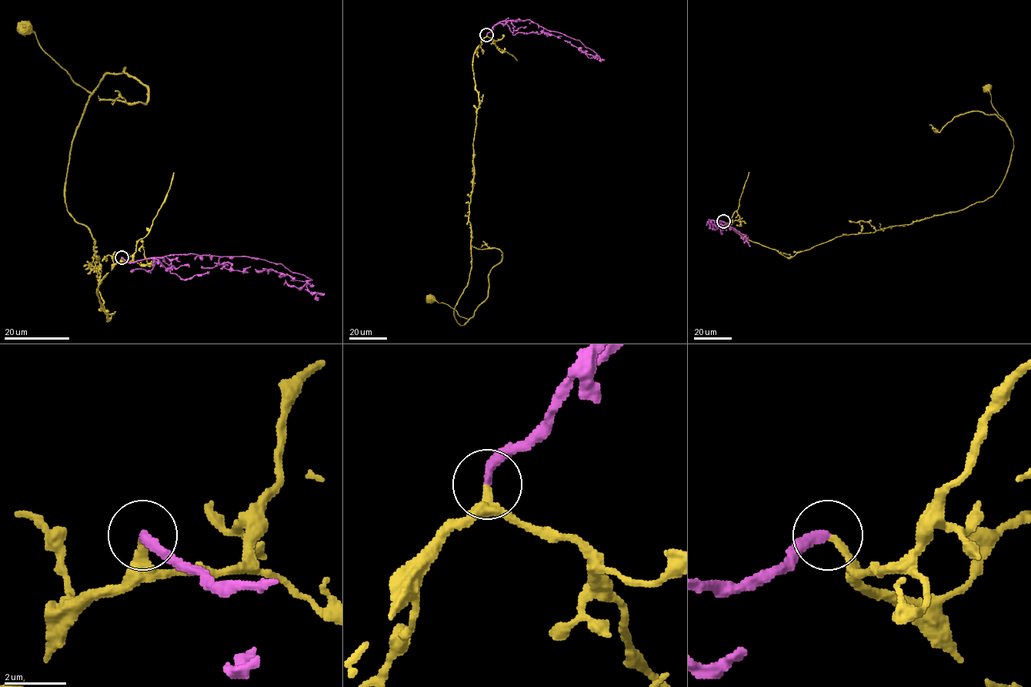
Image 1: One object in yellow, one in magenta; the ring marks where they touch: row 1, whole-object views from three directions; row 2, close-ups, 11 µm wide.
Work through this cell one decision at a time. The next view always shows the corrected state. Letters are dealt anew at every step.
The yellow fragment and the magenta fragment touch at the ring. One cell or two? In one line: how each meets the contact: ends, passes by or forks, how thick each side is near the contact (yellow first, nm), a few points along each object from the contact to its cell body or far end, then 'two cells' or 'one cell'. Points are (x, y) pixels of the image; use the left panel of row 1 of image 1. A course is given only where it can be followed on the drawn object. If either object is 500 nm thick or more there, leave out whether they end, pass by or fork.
yellow ends; magenta ends; calibres 280 and 320 nm; course yellow (121, 257), (98, 287), (108, 320), (91, 263), (95, 242), (67, 209), (65, 192), (91, 94), (24, 28); course magenta (121, 257), (136, 262), (171, 255), (248, 256), (279, 263), (310, 279), (292, 279), (279, 272), (255, 269); one cell

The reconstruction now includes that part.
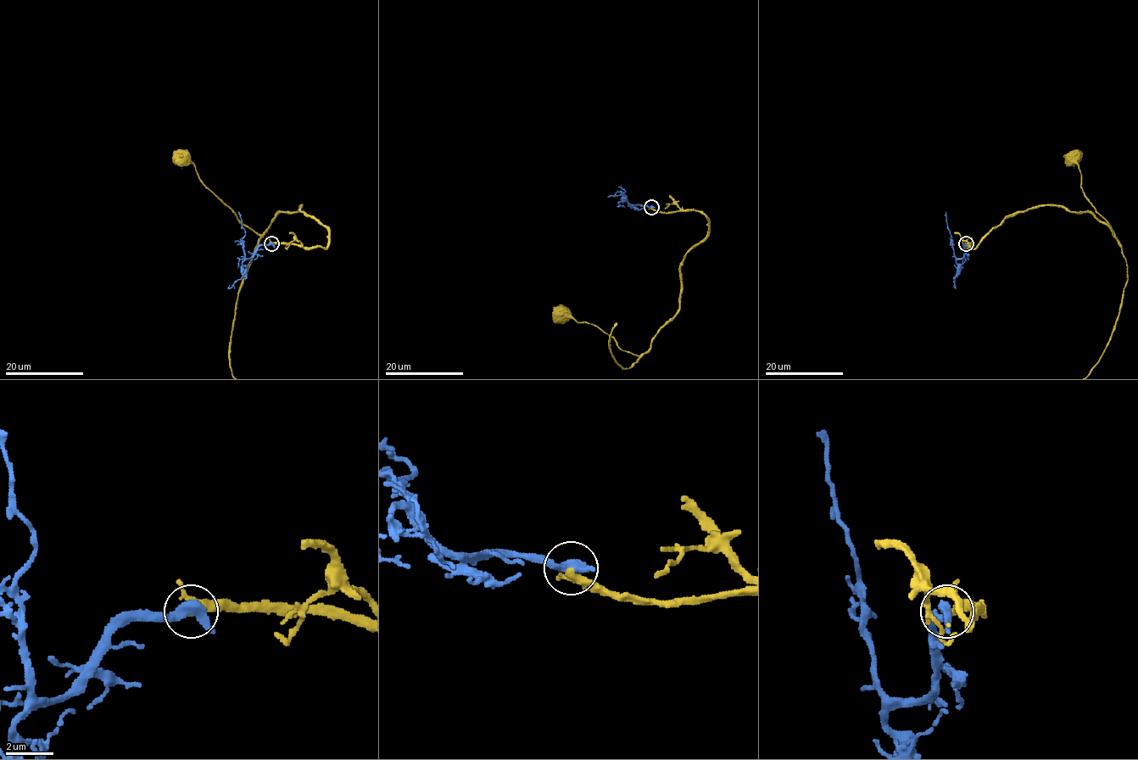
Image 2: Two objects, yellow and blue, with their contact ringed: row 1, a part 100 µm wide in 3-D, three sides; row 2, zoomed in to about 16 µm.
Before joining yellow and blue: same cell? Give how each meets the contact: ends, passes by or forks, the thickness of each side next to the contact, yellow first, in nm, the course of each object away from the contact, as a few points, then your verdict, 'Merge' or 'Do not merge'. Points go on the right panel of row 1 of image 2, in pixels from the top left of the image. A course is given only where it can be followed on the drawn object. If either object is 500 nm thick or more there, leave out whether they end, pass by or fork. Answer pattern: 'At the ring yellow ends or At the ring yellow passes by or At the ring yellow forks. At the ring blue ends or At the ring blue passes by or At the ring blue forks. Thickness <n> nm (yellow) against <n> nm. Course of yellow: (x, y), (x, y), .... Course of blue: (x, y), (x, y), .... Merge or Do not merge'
Thickness 280 nm (yellow) against 550 nm. Course of yellow: (966, 243), (976, 247), (1012, 214), (1063, 205), (1090, 212), (1113, 235), (1085, 197), (1075, 159). Course of blue: (966, 243), (963, 256), (956, 257), (945, 211). Merge

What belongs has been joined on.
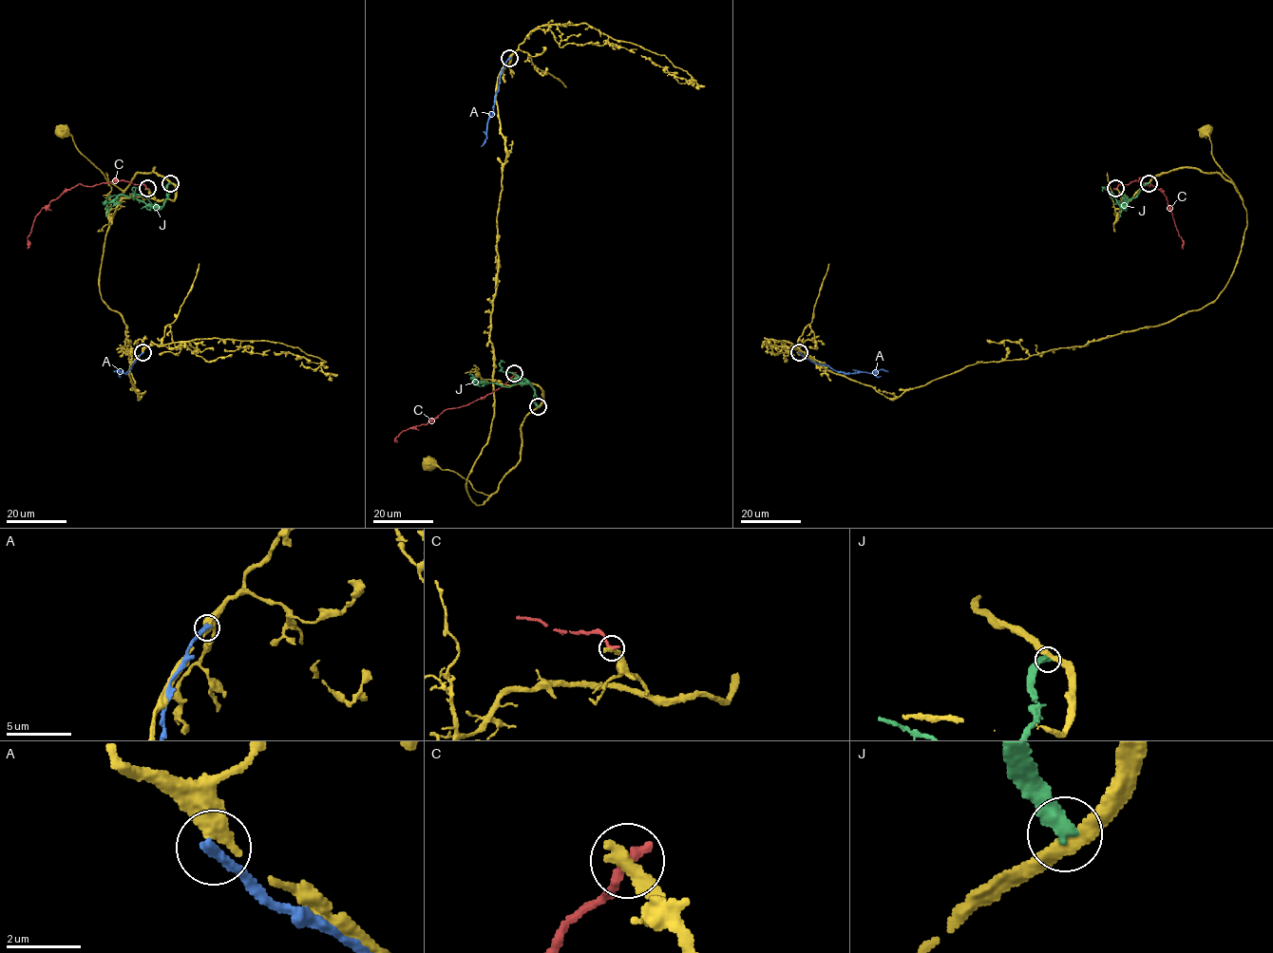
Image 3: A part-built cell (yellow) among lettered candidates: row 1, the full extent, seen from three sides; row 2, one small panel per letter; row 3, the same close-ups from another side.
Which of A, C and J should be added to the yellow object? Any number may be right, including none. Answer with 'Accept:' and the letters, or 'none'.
Accept: none

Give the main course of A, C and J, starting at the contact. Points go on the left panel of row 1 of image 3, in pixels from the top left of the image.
A: (142, 352), (125, 373), (114, 370)
C: (146, 188), (124, 180), (94, 186), (78, 183), (43, 208), (35, 216), (28, 237), (28, 249)
J: (170, 183), (161, 207), (153, 208), (118, 195), (105, 204), (106, 216)

